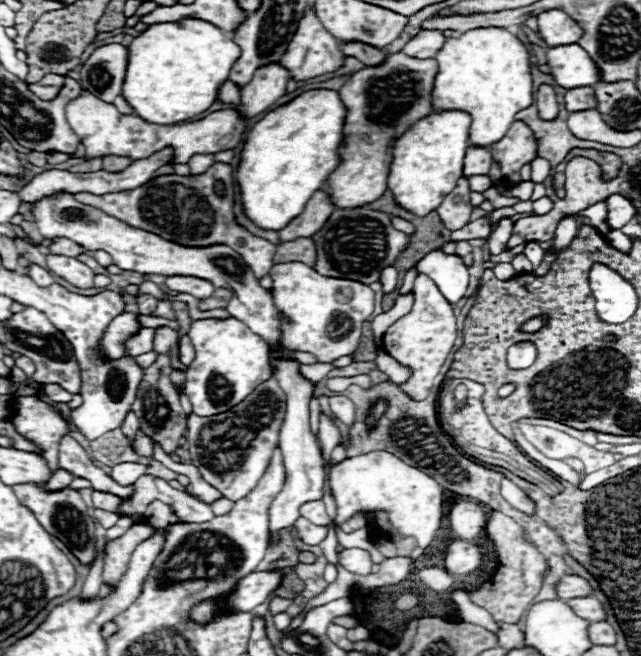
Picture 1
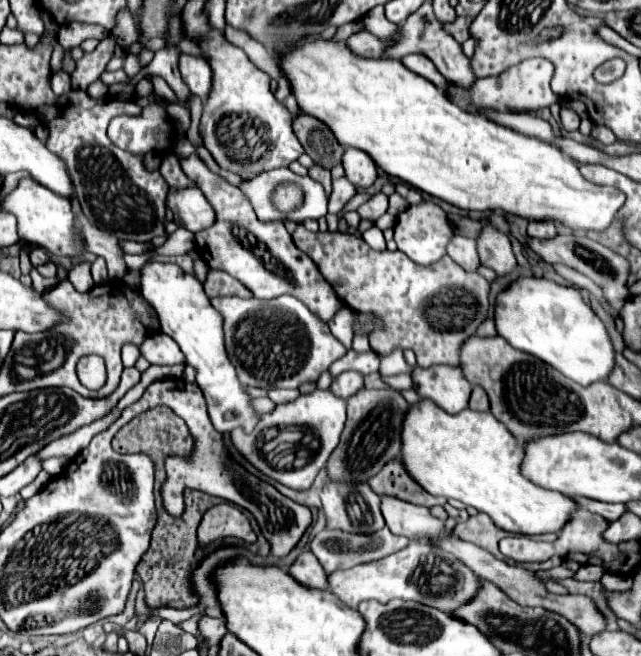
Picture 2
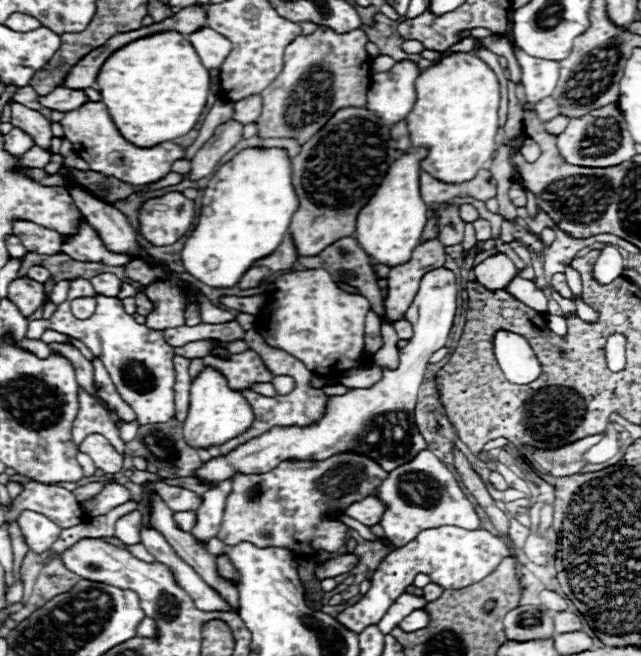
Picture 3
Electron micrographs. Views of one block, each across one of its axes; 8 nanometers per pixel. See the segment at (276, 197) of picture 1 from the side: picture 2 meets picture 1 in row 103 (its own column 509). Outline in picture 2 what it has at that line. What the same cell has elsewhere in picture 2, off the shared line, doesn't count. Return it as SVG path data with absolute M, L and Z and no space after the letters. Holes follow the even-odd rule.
M520 278L496 298L496 330L514 348L544 360L580 386L606 382L616 366L616 350L604 322L572 286Z

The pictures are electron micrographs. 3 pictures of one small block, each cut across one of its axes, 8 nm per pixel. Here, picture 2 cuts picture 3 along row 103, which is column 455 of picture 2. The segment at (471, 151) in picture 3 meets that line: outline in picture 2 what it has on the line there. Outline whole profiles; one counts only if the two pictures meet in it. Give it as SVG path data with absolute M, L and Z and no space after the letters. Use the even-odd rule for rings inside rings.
M422 400L410 408L408 420L404 420L402 460L428 494L456 498L488 514L498 528L512 534L560 532L580 508L572 498L544 490L522 474L524 446L516 442L492 412L466 408L466 412L452 416L432 400Z

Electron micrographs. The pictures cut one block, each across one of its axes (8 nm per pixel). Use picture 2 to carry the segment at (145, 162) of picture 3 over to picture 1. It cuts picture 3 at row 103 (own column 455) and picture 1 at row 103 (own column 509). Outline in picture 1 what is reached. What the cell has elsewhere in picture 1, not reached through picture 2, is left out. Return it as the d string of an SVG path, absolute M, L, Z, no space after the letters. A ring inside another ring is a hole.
M84 90L76 100L66 106L66 120L70 128L76 132L80 142L86 148L86 160L104 158L104 156L126 156L134 160L146 160L148 156L172 148L174 158L170 164L188 164L188 160L196 154L216 154L222 150L234 148L246 130L246 122L238 116L236 110L218 110L208 114L202 120L174 126L158 126L148 124L134 114L120 114L114 104L108 104L88 90Z

